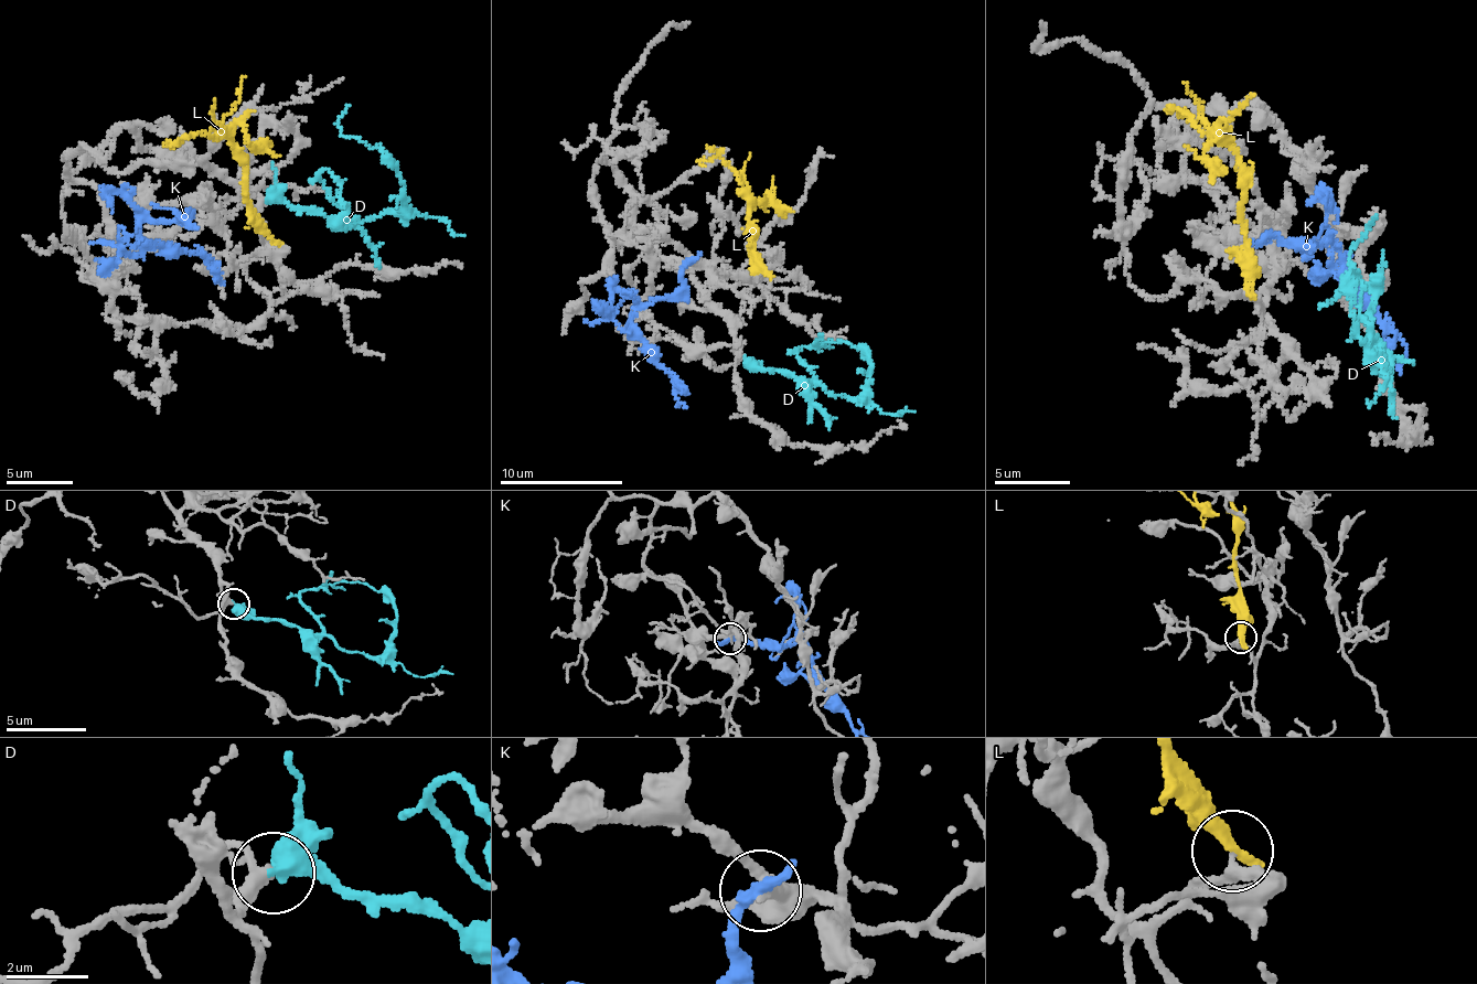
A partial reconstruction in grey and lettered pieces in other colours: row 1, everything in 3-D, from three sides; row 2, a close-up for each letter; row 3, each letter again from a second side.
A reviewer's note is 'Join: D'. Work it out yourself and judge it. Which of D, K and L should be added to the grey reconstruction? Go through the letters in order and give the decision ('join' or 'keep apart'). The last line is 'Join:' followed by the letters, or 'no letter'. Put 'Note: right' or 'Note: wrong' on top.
Note: right
D: join
K: keep apart
L: keep apart
Join: D

